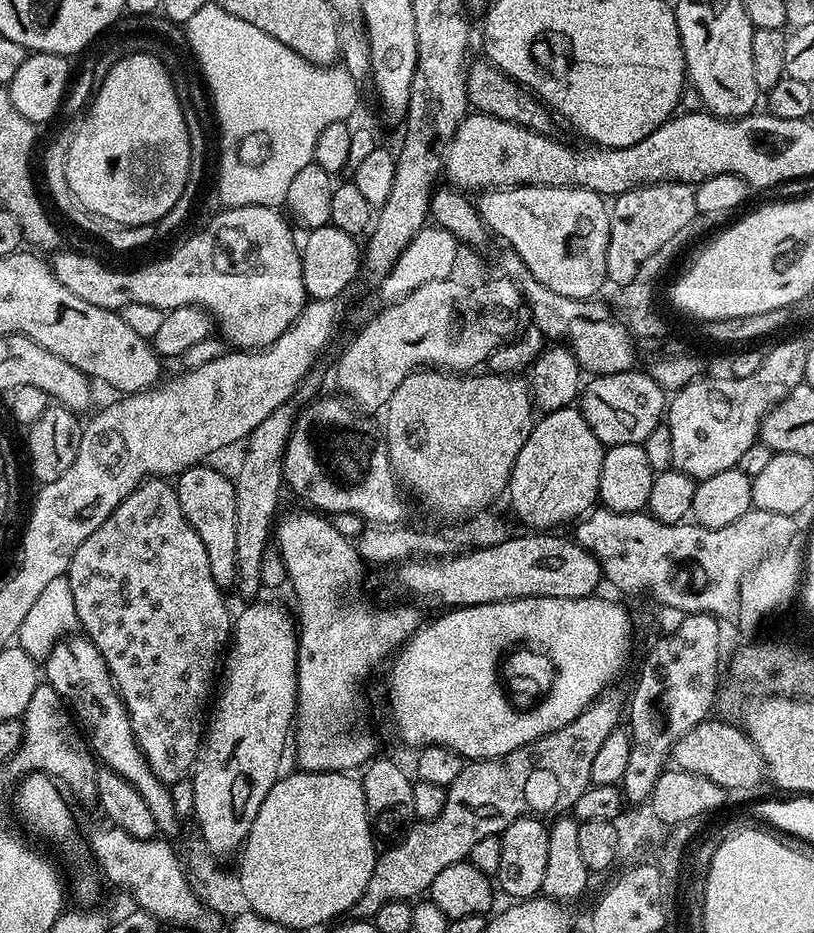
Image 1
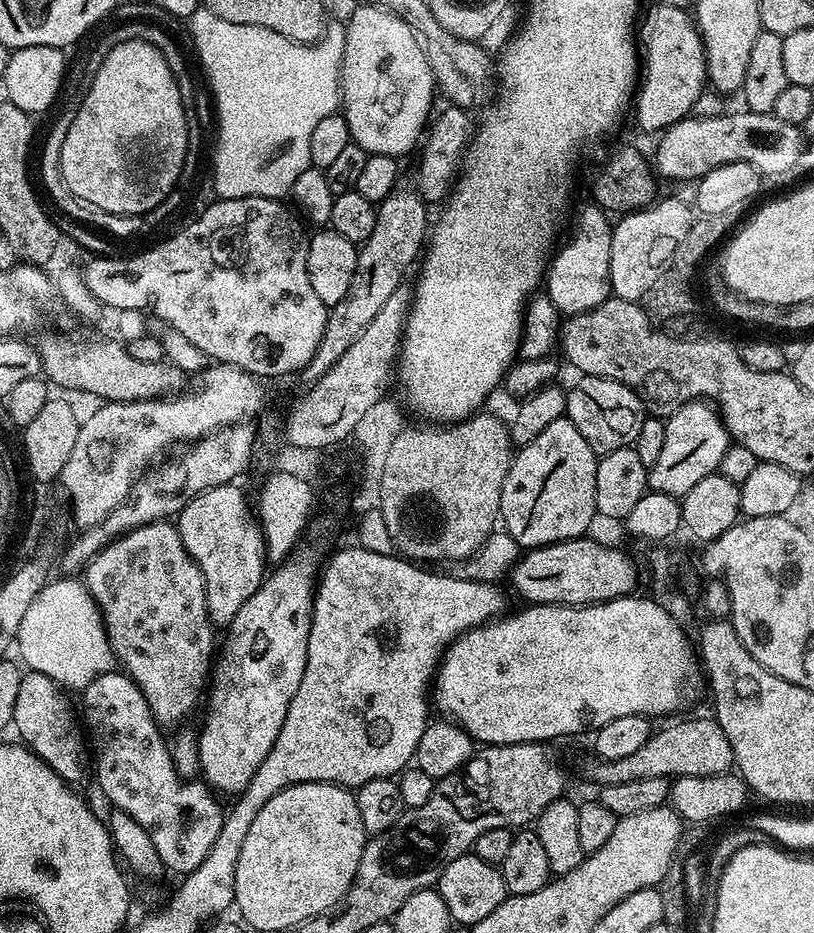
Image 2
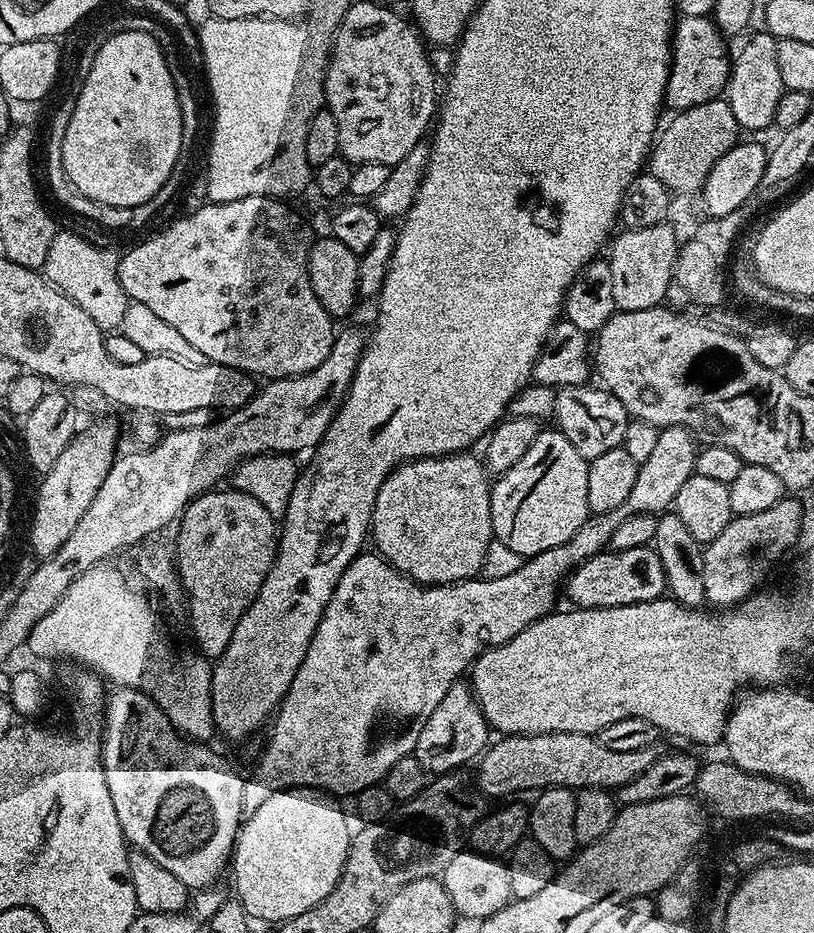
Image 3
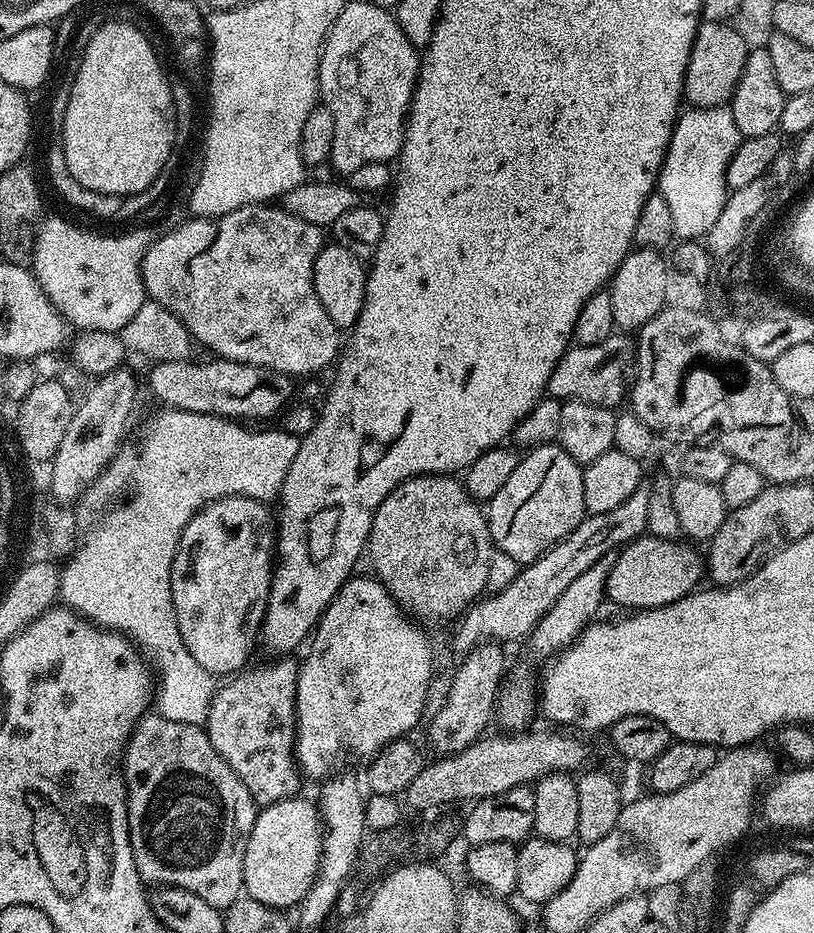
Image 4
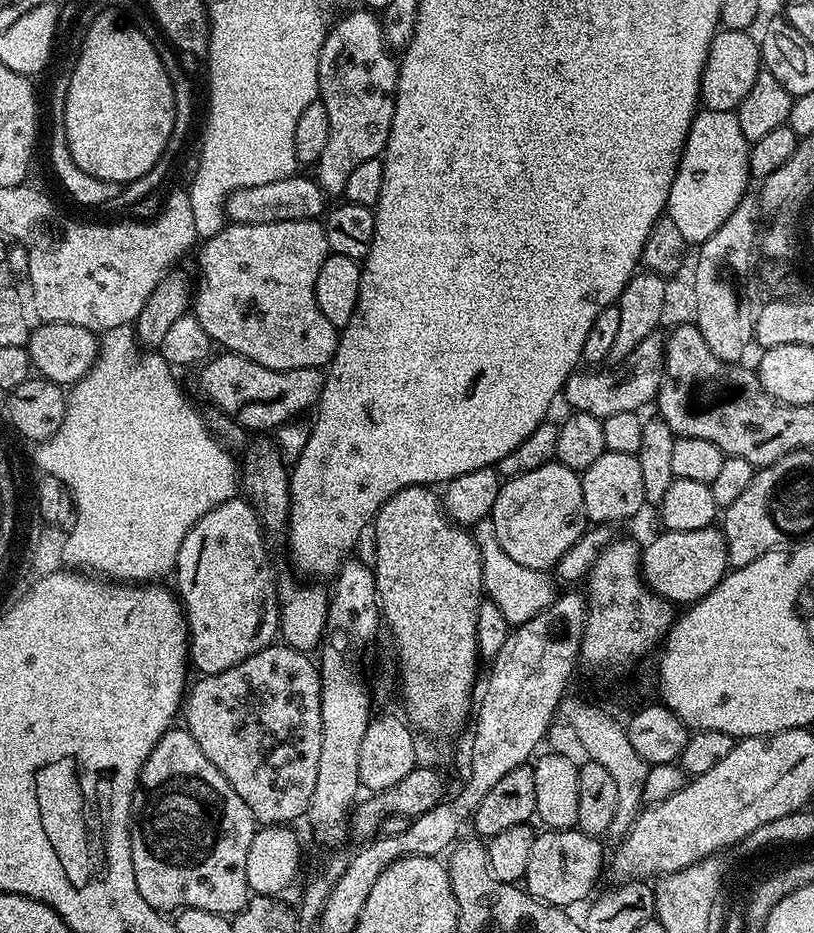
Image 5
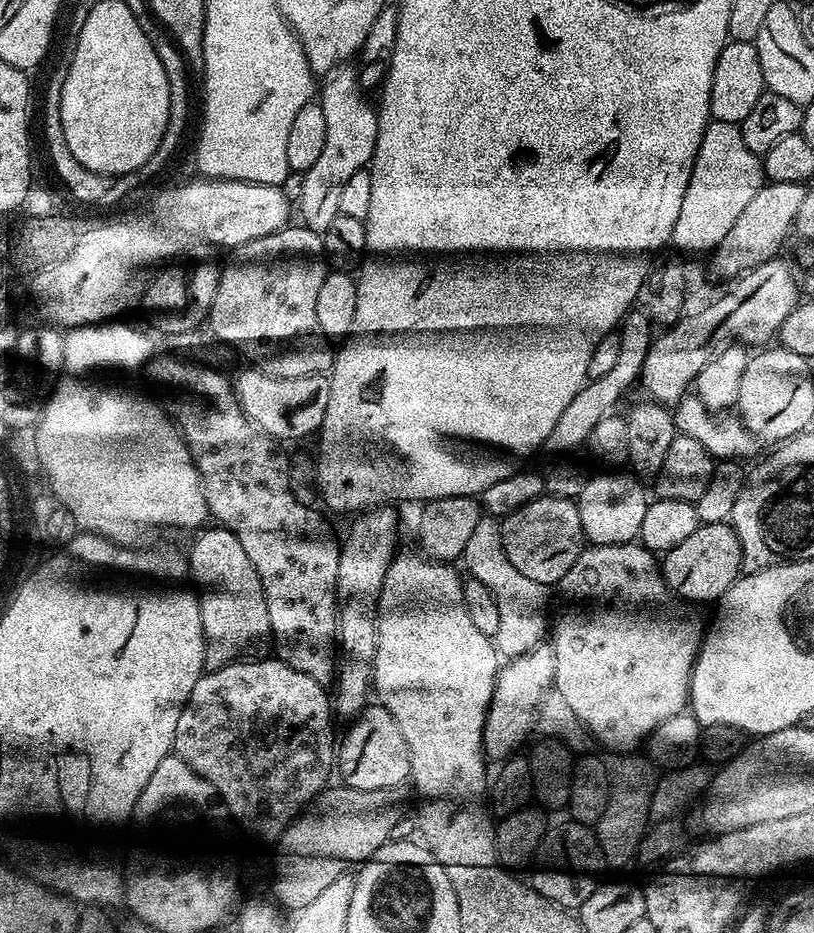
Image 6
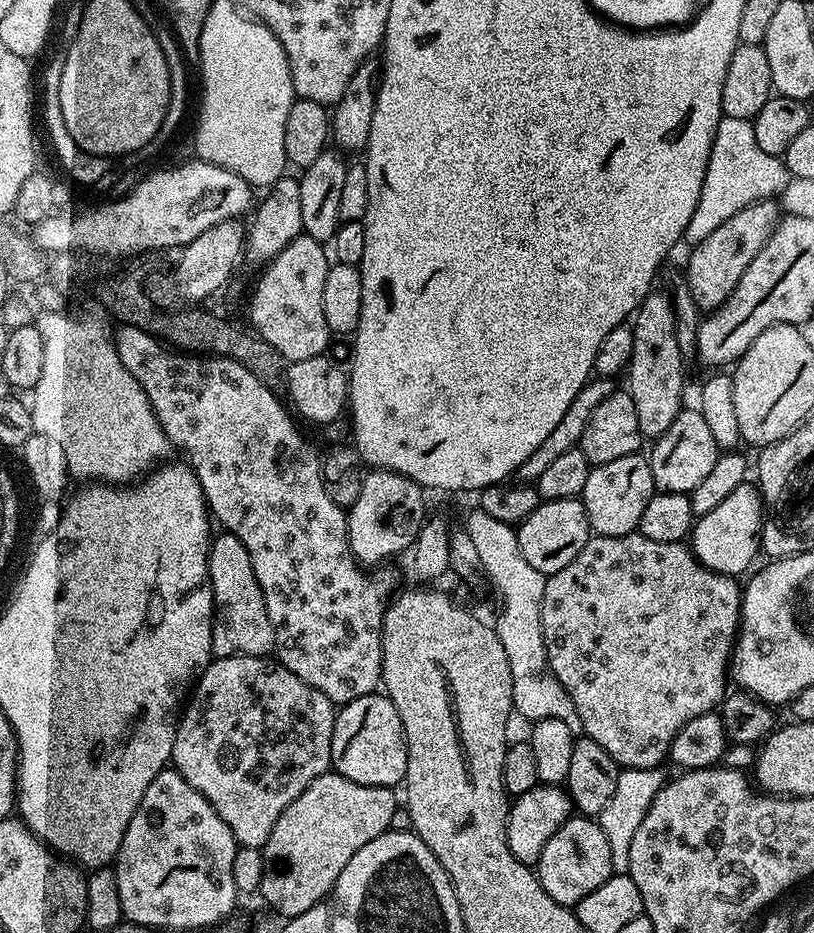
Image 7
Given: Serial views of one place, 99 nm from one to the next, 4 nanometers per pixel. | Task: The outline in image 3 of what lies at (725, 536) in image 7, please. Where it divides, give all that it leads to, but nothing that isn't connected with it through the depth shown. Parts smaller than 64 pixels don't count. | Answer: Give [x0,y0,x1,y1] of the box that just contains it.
[566,546,666,608]

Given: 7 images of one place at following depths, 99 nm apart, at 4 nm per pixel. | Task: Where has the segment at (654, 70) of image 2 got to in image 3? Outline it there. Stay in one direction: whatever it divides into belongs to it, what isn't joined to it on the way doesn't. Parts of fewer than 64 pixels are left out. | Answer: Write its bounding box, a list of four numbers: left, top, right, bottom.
[664,16,732,113]

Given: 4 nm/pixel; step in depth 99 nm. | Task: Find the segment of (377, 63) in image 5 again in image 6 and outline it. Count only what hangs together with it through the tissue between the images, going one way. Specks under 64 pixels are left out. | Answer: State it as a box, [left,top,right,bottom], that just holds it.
[298,66,378,234]

